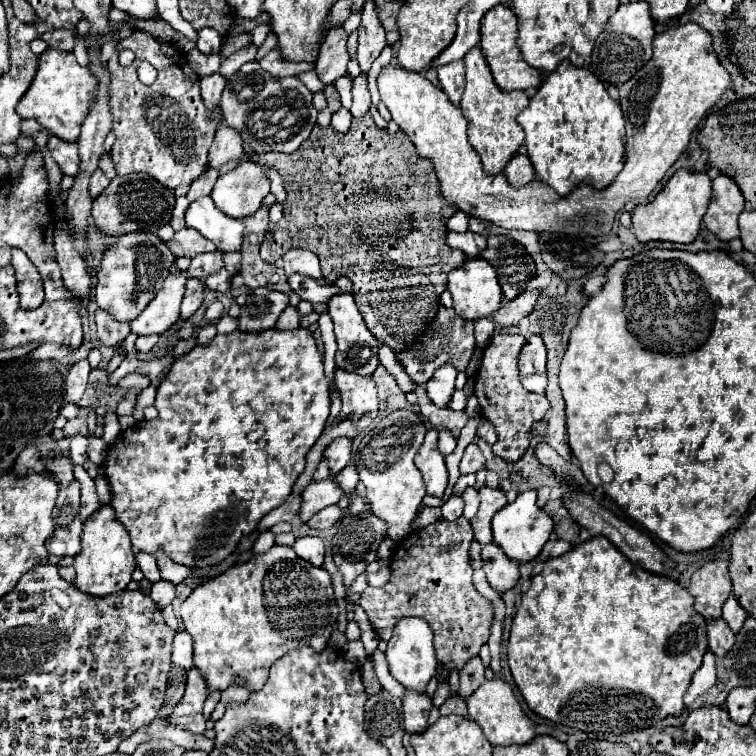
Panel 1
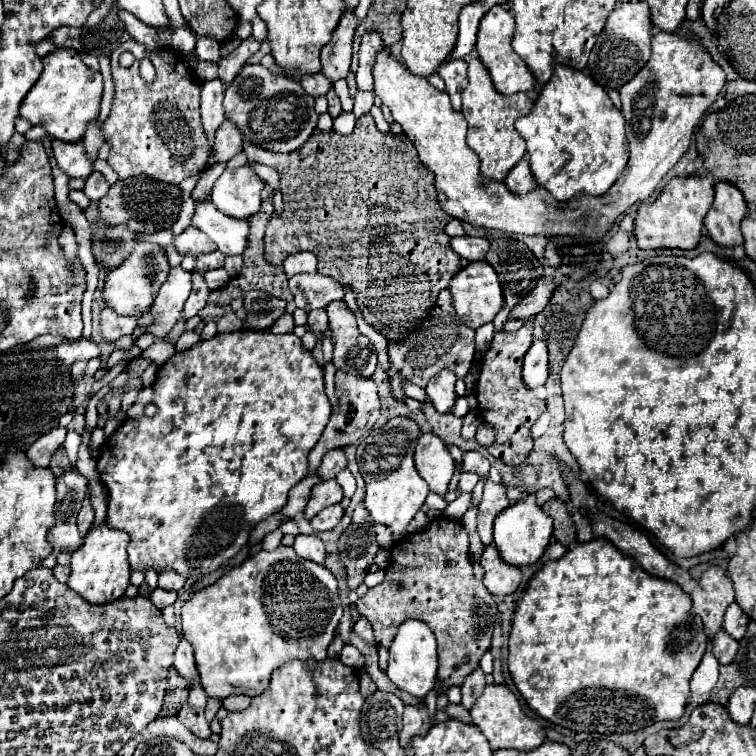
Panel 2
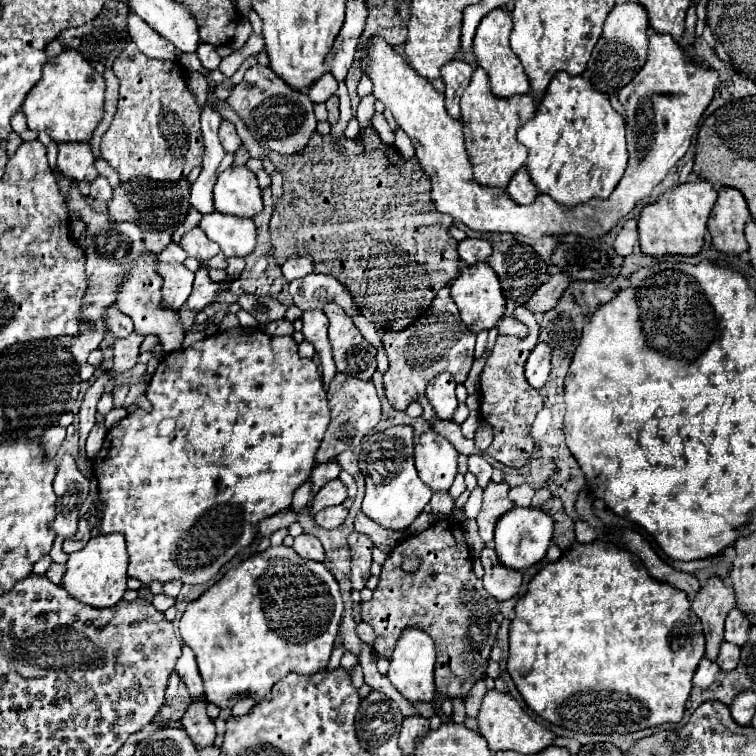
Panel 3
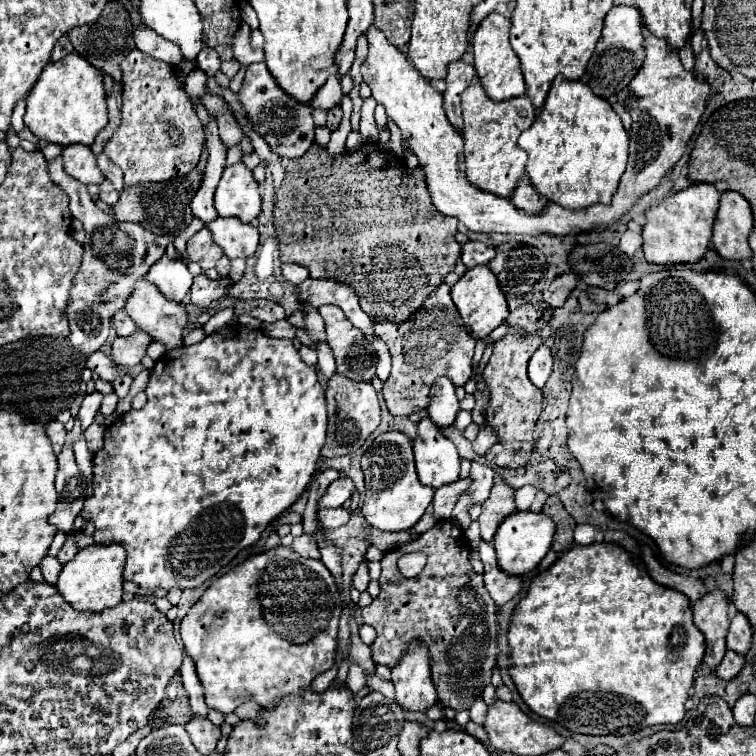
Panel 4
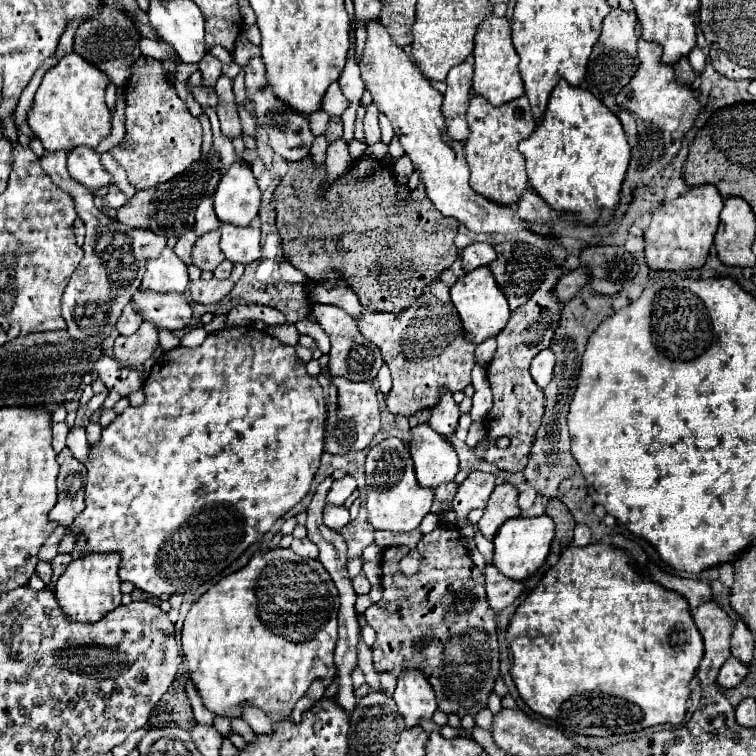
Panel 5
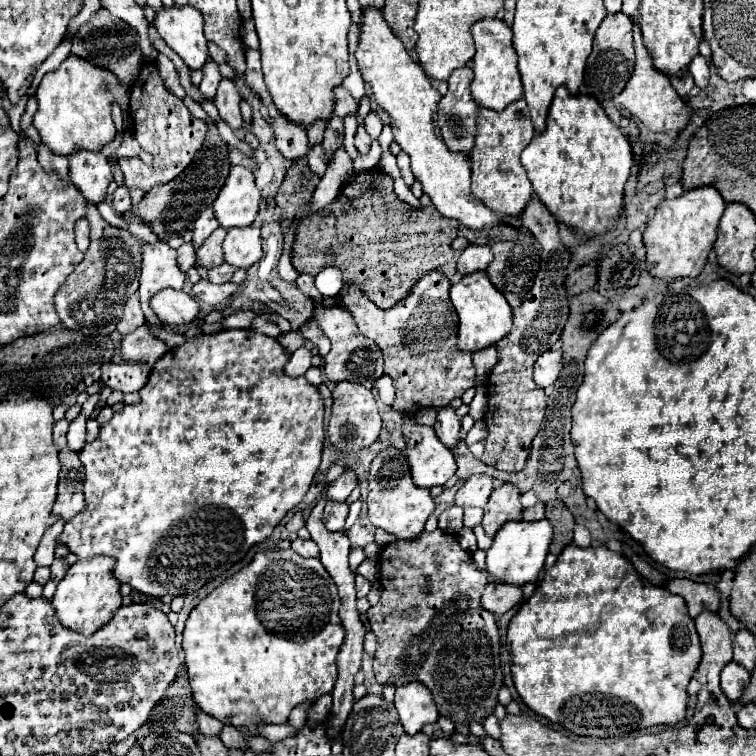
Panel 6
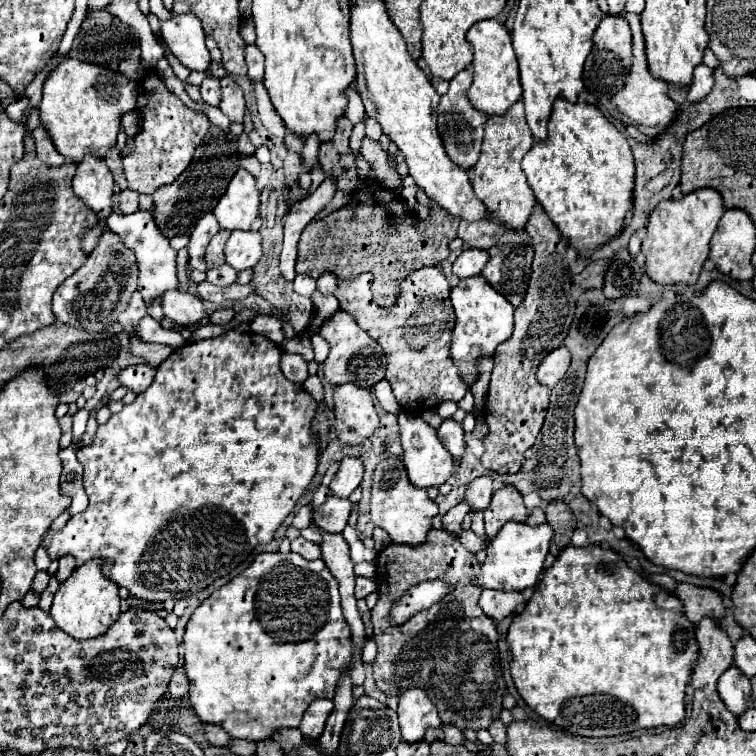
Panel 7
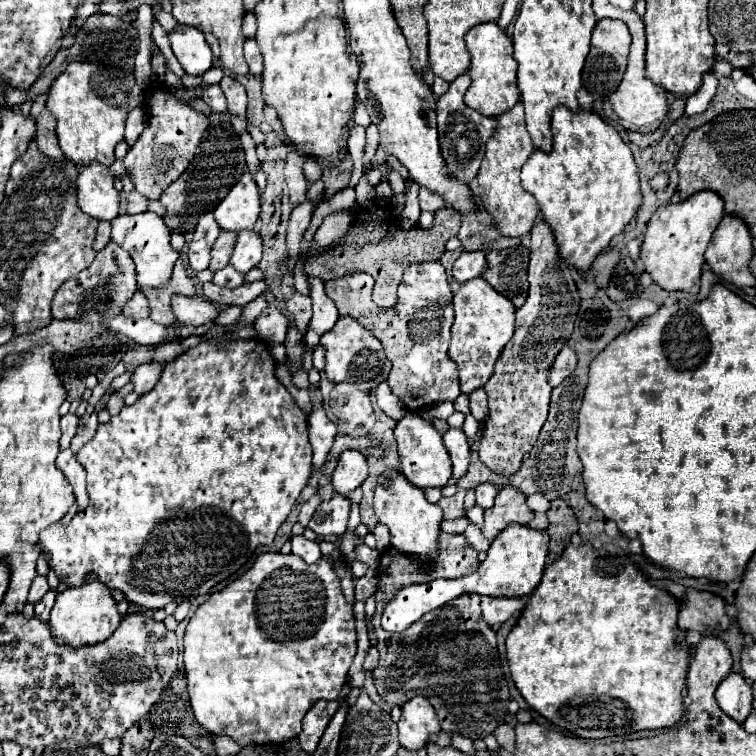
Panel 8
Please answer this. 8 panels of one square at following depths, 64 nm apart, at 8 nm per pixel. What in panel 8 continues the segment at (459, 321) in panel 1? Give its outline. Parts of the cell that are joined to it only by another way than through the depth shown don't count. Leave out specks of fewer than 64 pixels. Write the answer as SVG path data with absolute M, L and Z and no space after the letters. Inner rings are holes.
M426 262L426 264L412 264L400 282L400 292L398 292L398 302L392 308L378 308L372 300L374 279L368 273L350 274L344 278L328 280L326 282L326 294L336 302L338 312L356 318L364 328L368 328L384 346L388 360L392 362L392 370L388 374L388 386L390 390L404 402L404 406L410 412L420 412L428 408L430 404L450 400L454 402L462 392L460 392L460 382L458 382L458 370L456 364L448 358L448 344L450 344L450 326L454 320L454 310L452 310L452 290L446 280L446 270L440 262Z

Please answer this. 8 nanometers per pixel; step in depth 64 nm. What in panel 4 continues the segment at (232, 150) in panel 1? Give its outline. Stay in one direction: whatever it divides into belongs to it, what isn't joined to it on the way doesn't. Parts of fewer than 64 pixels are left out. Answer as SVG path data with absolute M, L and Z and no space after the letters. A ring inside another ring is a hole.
M222 114L222 116L218 116L216 120L218 120L218 128L220 128L220 138L222 138L222 142L224 142L228 148L238 146L240 140L242 140L242 136L244 136L244 132L238 128L236 118L234 118L232 114Z

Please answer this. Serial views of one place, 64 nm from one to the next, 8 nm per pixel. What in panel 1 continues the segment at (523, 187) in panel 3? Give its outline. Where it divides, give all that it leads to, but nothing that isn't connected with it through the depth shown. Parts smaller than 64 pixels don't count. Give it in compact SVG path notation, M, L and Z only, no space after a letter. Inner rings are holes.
M520 150L516 156L512 156L512 160L508 162L508 168L504 168L504 174L512 186L524 186L536 178L532 162L524 150Z

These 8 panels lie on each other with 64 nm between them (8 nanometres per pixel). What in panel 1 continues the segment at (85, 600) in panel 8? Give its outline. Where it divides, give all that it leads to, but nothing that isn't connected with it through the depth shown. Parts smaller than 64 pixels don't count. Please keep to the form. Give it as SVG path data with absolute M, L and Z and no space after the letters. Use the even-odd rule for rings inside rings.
M102 504L94 514L90 514L90 518L84 522L80 540L82 540L82 550L74 558L76 588L92 596L108 596L122 592L132 580L136 560L132 556L128 530L116 520L114 508L110 504Z

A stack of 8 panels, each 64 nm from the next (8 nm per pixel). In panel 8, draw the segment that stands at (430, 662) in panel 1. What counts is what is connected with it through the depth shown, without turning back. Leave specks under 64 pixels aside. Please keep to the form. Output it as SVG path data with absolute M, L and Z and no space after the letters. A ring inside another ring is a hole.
M414 696L402 706L402 716L398 722L398 740L400 746L408 750L418 750L426 746L430 734L440 732L440 724L436 720L436 712L424 696Z

